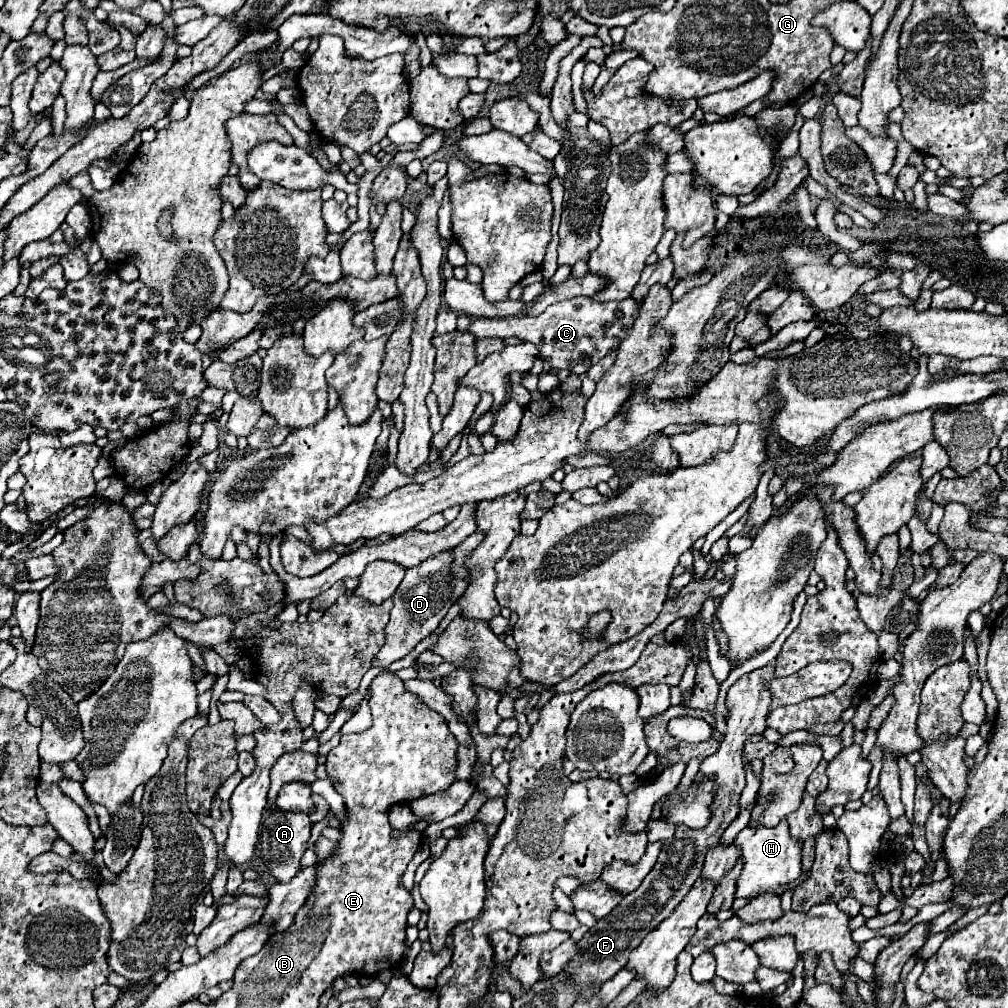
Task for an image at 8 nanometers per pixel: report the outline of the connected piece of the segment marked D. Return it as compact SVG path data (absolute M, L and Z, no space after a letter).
M441 552L433 558L427 558L419 566L407 570L403 582L399 584L393 596L395 606L391 610L391 620L387 624L387 642L379 650L377 662L373 662L373 666L387 668L395 660L405 658L425 636L429 636L439 626L451 604L463 596L467 588L467 580L455 578L451 574L451 564L453 564L453 554Z

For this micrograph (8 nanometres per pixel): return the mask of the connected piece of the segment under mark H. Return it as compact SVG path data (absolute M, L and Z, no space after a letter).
M781 820L777 826L745 826L737 838L735 844L741 846L741 856L745 860L741 878L737 882L737 898L739 896L757 896L775 892L779 886L785 886L801 876L801 842L791 838L787 820Z

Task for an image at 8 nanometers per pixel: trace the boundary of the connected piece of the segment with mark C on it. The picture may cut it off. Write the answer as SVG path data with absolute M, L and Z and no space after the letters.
M571 298L565 302L551 304L537 318L515 316L515 318L477 318L469 324L467 332L475 338L501 338L507 340L511 336L533 342L541 346L541 358L555 368L565 368L571 374L585 374L593 364L597 364L605 354L617 350L617 346L629 334L635 318L637 318L637 302L633 298L625 298L621 302L595 302L593 298Z

